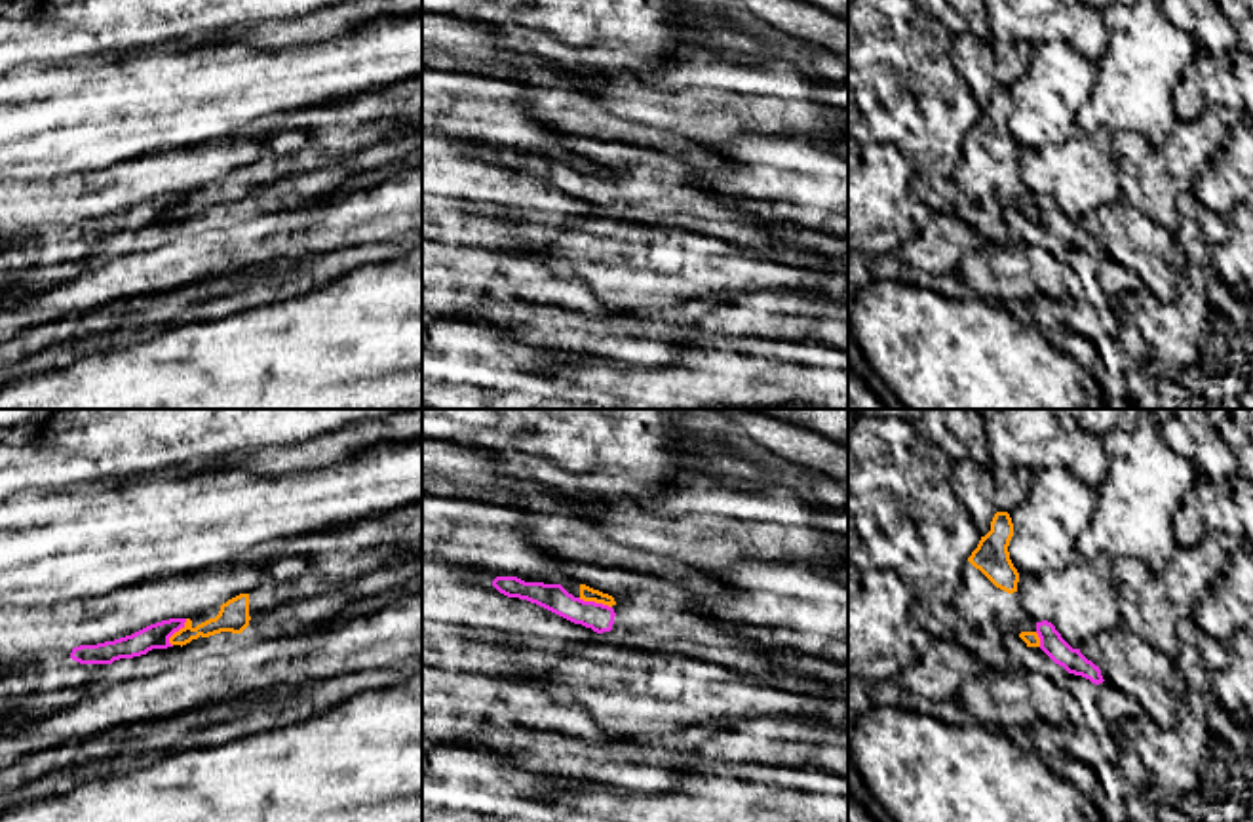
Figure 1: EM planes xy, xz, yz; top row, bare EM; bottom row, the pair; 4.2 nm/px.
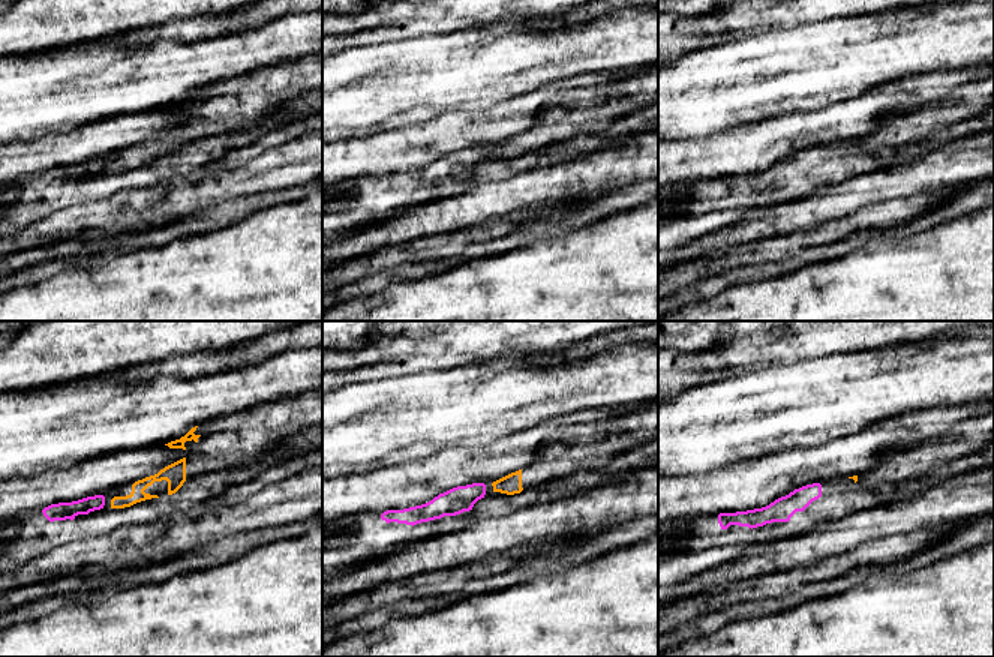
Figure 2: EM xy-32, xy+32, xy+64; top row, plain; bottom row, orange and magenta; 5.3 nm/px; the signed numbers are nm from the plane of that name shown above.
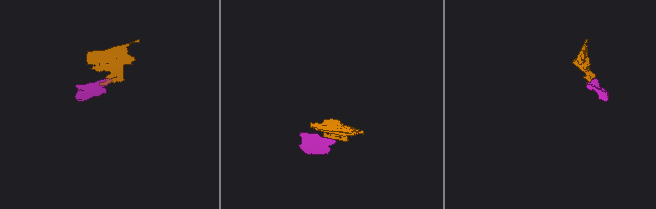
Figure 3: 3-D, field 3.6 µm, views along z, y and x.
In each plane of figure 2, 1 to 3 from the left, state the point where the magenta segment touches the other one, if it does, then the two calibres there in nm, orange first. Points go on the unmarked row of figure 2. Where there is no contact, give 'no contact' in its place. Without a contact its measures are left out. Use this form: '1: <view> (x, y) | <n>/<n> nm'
1: no contact
2: no contact
3: no contact

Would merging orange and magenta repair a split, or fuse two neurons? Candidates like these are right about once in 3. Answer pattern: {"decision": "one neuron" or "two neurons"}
{"decision": "two neurons"}

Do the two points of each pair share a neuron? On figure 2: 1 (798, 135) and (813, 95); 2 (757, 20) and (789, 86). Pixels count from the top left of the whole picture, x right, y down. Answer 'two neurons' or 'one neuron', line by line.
1: two neurons
2: two neurons

